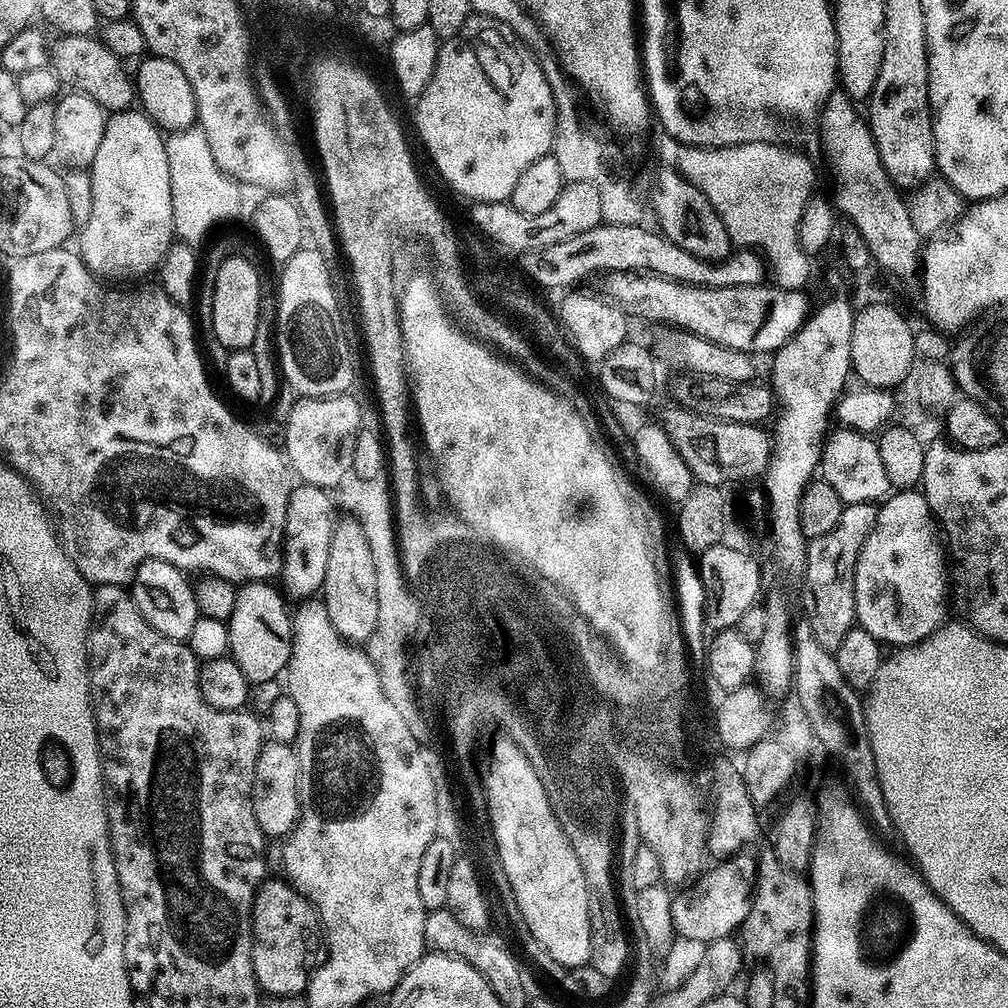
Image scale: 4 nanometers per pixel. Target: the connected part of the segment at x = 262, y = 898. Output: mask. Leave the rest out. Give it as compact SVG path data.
M269 879L256 898L256 945L252 955L256 980L267 995L269 992L272 996L303 997L307 993L308 981L314 971L314 964L308 961L308 947L312 944L312 931L318 928L318 924L314 919L312 905L291 883L281 880Z

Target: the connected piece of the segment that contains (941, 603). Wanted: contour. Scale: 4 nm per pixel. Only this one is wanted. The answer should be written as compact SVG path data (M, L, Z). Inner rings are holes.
M900 490L883 501L872 533L866 546L859 549L854 564L859 627L865 628L880 645L896 648L892 650L911 650L922 645L949 623L950 560L927 495L916 491L920 490Z

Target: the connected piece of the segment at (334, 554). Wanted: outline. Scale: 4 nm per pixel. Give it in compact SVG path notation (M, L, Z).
M354 520L347 521L345 530L352 532L348 550L334 548L330 554L330 566L324 576L324 614L329 625L348 643L364 646L375 634L380 622L378 592L376 590L376 567L370 544L362 534L361 526Z

